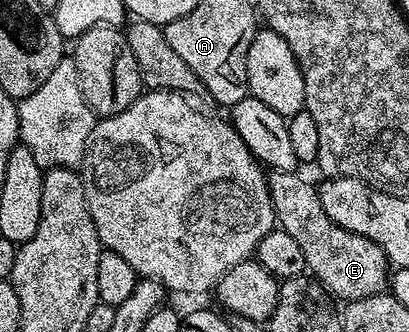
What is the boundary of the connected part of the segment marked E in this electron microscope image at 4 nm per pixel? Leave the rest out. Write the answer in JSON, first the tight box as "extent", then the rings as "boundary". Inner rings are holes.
{"extent":[267,171,389,302],"boundary":[[[272,171],[267,174],[267,187],[270,189],[271,204],[274,205],[276,224],[289,233],[289,237],[297,240],[297,245],[305,256],[307,271],[312,278],[318,280],[326,290],[334,297],[342,301],[351,302],[365,297],[384,294],[389,287],[389,260],[387,254],[377,245],[377,241],[369,241],[357,233],[350,233],[335,222],[330,221],[329,215],[321,209],[321,201],[318,188],[313,182],[309,183],[305,178],[299,176],[298,172]]]}

